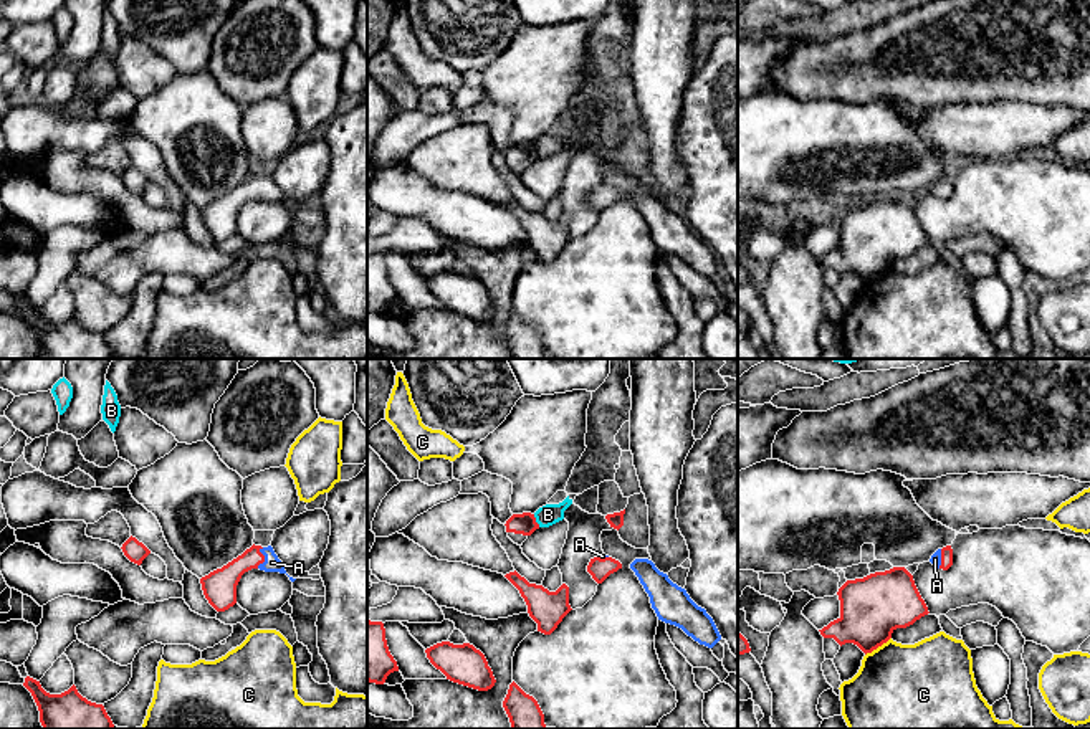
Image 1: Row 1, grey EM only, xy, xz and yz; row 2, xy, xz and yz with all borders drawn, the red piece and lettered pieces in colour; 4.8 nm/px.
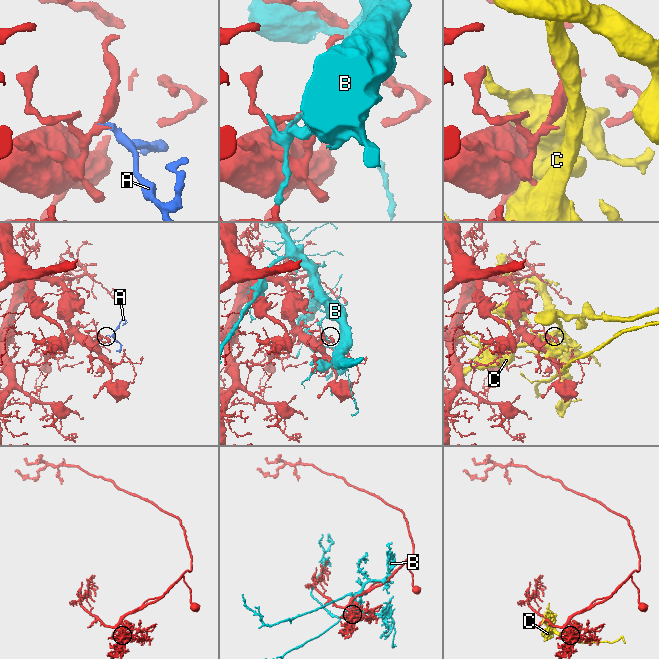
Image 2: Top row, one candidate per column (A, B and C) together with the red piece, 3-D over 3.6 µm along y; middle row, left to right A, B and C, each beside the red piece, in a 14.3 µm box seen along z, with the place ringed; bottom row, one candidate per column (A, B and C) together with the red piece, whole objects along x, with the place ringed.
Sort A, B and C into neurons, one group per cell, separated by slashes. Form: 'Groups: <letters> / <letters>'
Groups: A / B / C

